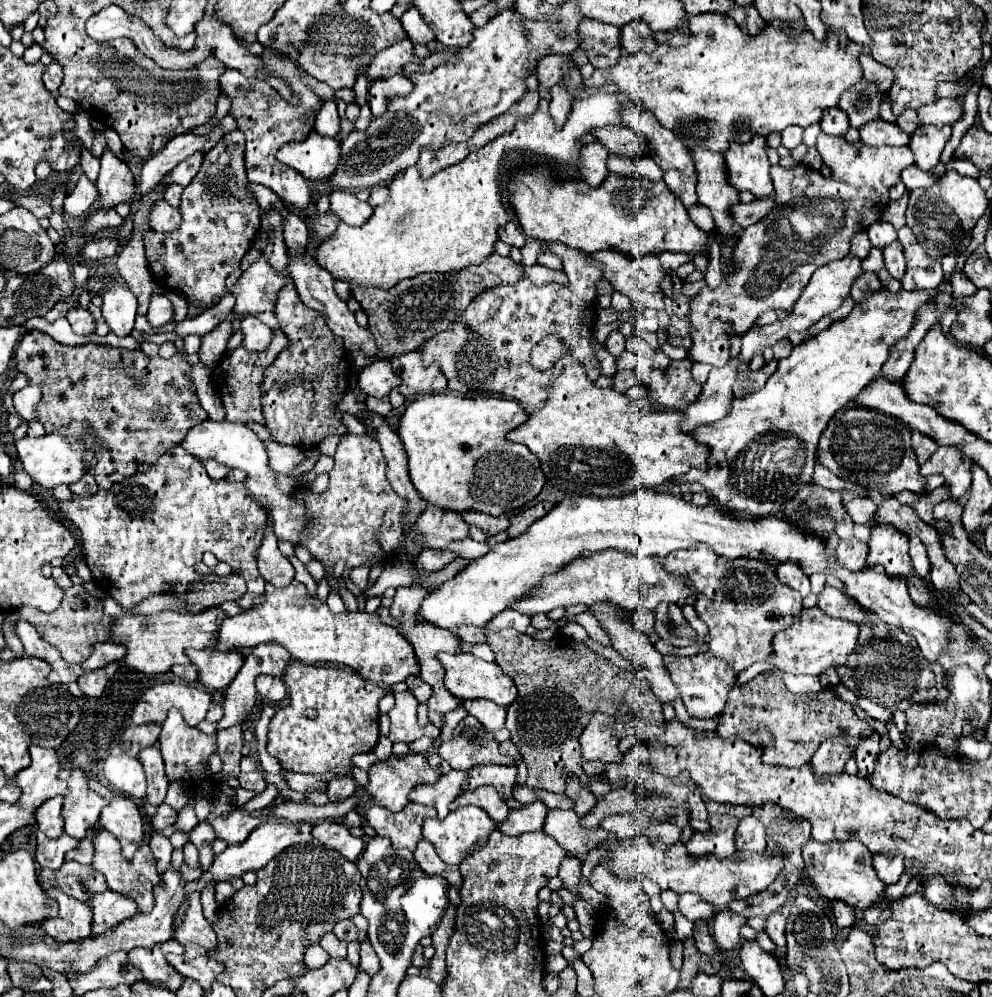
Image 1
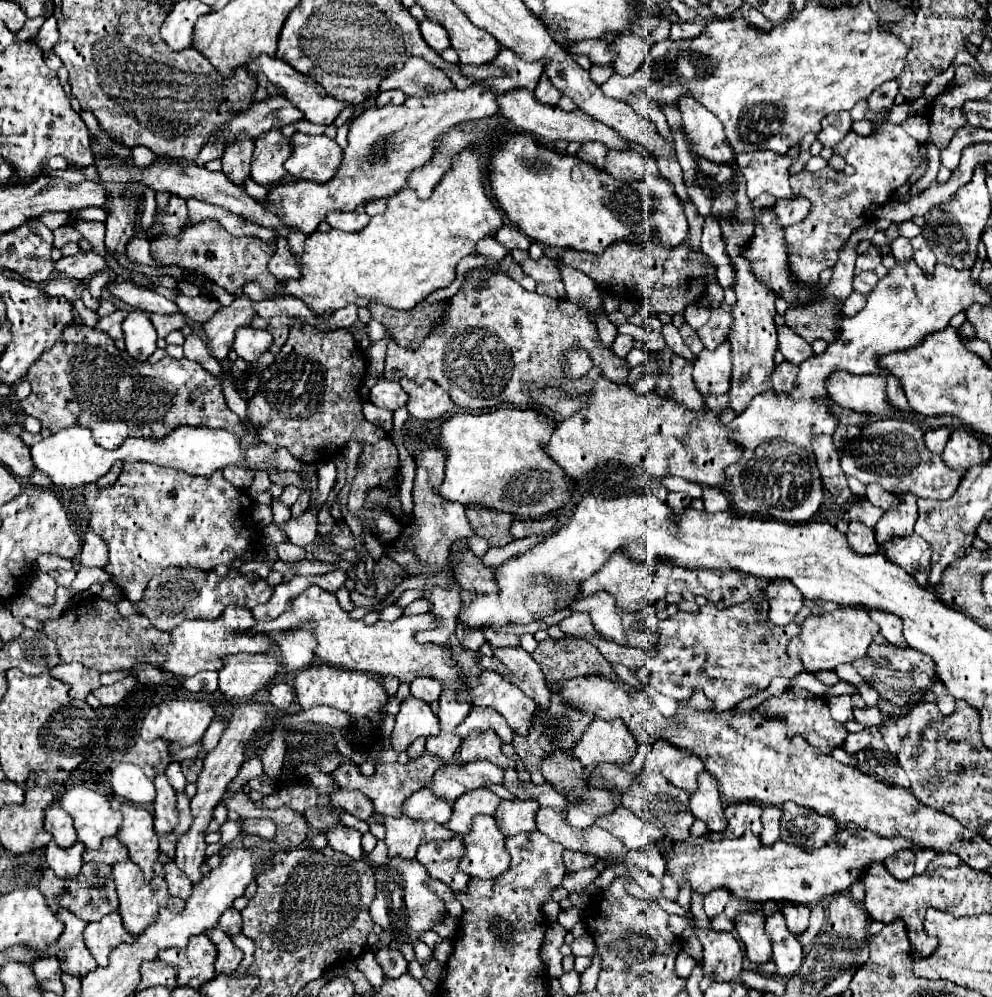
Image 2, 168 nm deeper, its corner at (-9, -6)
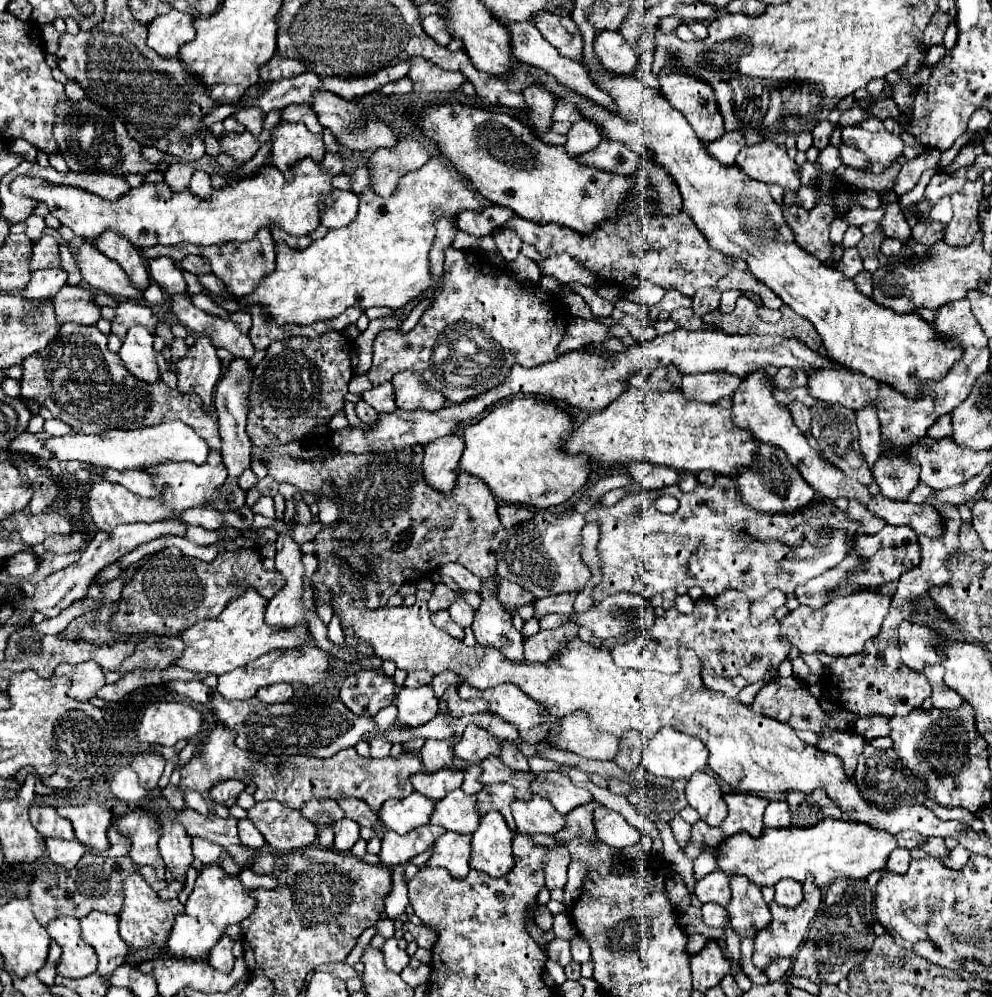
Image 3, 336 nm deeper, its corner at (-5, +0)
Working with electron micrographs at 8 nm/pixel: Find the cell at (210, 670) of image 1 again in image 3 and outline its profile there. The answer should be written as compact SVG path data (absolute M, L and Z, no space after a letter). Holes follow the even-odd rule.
M304 645L304 647L296 647L296 649L276 649L270 651L266 655L262 655L260 659L248 663L248 667L238 667L230 673L224 673L218 677L218 691L222 693L222 697L226 699L250 699L256 695L256 691L264 685L272 685L276 681L286 681L286 683L304 683L304 685L316 685L328 679L330 673L330 655L326 651L322 651L320 647L312 647L312 645Z

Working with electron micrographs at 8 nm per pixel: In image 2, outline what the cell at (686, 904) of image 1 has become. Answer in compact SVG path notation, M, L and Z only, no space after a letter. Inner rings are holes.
M718 889L718 891L708 893L704 897L704 911L706 911L706 915L712 919L712 917L724 913L724 907L730 901L730 897L732 895L728 895L728 891L724 891L724 889Z

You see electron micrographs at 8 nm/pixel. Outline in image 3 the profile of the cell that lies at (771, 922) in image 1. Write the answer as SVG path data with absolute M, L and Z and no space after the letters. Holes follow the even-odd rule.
M778 959L778 961L774 961L774 963L766 969L766 977L768 981L778 981L788 973L791 967L792 963L790 963L790 959Z

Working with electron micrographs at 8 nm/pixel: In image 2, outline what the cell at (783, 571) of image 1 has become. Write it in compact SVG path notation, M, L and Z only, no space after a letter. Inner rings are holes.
M774 581L768 585L768 603L770 603L770 623L774 625L788 625L794 621L796 613L802 609L804 605L804 597L800 595L800 591L796 591L792 587L792 583L784 583L784 581Z

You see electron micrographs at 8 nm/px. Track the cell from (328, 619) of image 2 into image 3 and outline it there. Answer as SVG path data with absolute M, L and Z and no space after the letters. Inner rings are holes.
M340 595L332 599L332 607L342 625L352 625L358 639L372 645L378 657L392 659L398 669L428 669L434 675L452 669L472 687L480 689L488 689L498 683L514 683L530 699L548 707L554 717L584 711L598 731L612 733L616 737L620 737L624 731L654 735L664 725L698 737L704 741L710 753L708 765L712 771L738 791L784 793L798 789L812 793L816 787L822 787L828 791L828 797L842 807L844 813L850 813L850 819L886 829L890 833L912 829L924 837L956 839L964 833L962 821L942 821L924 805L882 811L866 803L860 797L854 781L844 775L844 767L836 755L822 753L814 745L800 741L790 725L754 713L738 699L728 699L722 693L706 689L700 679L700 659L692 649L680 649L680 675L670 677L662 673L622 669L612 661L608 647L598 649L578 637L564 643L564 649L560 649L558 655L548 663L518 663L506 659L498 649L484 645L466 647L460 639L436 629L430 621L432 613L426 607L426 601L416 601L412 607L358 609L354 607L350 595ZM414 649L418 649L418 655Z

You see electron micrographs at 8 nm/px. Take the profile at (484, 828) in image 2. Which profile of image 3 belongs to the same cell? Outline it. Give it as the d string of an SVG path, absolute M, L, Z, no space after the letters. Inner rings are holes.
M496 811L486 813L472 835L470 867L490 877L504 877L514 867L512 839L514 831L508 829L504 817Z

